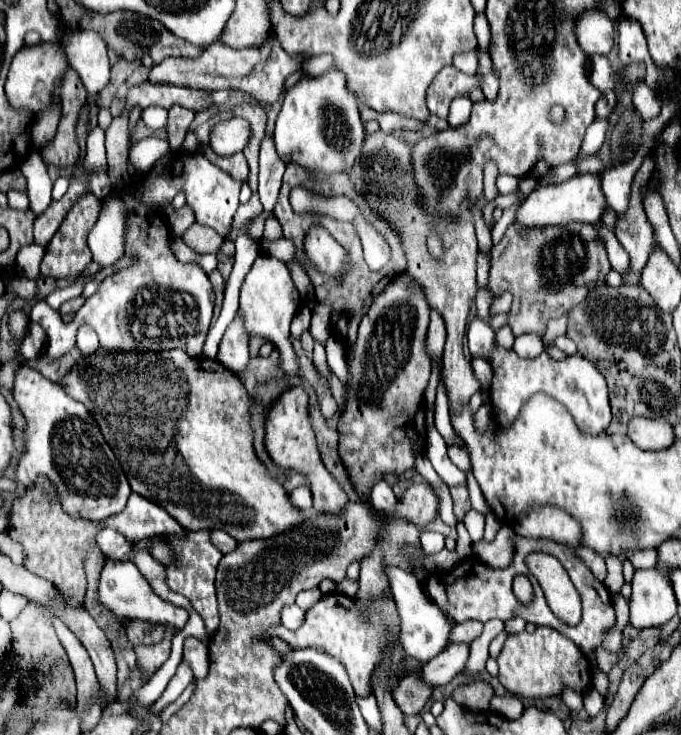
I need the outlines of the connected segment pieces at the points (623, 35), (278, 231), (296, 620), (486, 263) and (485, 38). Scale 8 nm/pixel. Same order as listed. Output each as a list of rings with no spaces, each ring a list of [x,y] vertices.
[[[628,18],[618,24],[618,46],[620,46],[620,60],[624,62],[624,66],[632,62],[646,62],[646,72],[648,72],[648,64],[654,66],[648,54],[644,30],[636,20]]]
[[[268,216],[266,224],[264,224],[262,240],[275,241],[280,240],[280,238],[282,238],[282,226],[280,226],[280,222],[274,216]]]
[[[296,604],[286,606],[286,610],[280,614],[280,624],[286,626],[288,630],[300,628],[302,622],[304,622],[304,610],[300,610]]]
[[[480,250],[478,252],[478,284],[488,288],[488,268],[490,268],[490,258],[488,258],[488,252]]]
[[[476,14],[474,18],[474,32],[476,32],[476,40],[478,40],[478,48],[488,52],[488,44],[490,44],[490,28],[488,28],[488,20],[484,18],[484,14]]]

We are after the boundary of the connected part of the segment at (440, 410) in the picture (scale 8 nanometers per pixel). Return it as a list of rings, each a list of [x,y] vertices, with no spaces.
[[[438,386],[438,394],[436,394],[436,422],[434,422],[436,430],[440,432],[440,436],[444,438],[444,442],[448,446],[464,446],[464,442],[460,438],[456,438],[454,428],[450,424],[450,416],[448,416],[448,402],[446,402],[446,394],[444,388]]]

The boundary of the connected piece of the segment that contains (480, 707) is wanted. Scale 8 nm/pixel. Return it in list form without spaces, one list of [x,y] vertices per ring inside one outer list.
[[[482,680],[458,686],[452,693],[452,698],[460,706],[464,706],[466,710],[472,710],[472,712],[488,712],[492,696],[494,696],[492,686]]]

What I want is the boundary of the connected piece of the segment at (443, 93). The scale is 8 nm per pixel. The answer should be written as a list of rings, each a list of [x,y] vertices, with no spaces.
[[[446,66],[444,70],[440,70],[440,74],[436,74],[436,78],[432,80],[432,86],[428,86],[426,106],[430,114],[436,114],[438,118],[446,118],[450,102],[456,96],[468,94],[472,86],[478,86],[476,76],[462,74],[454,66]]]

